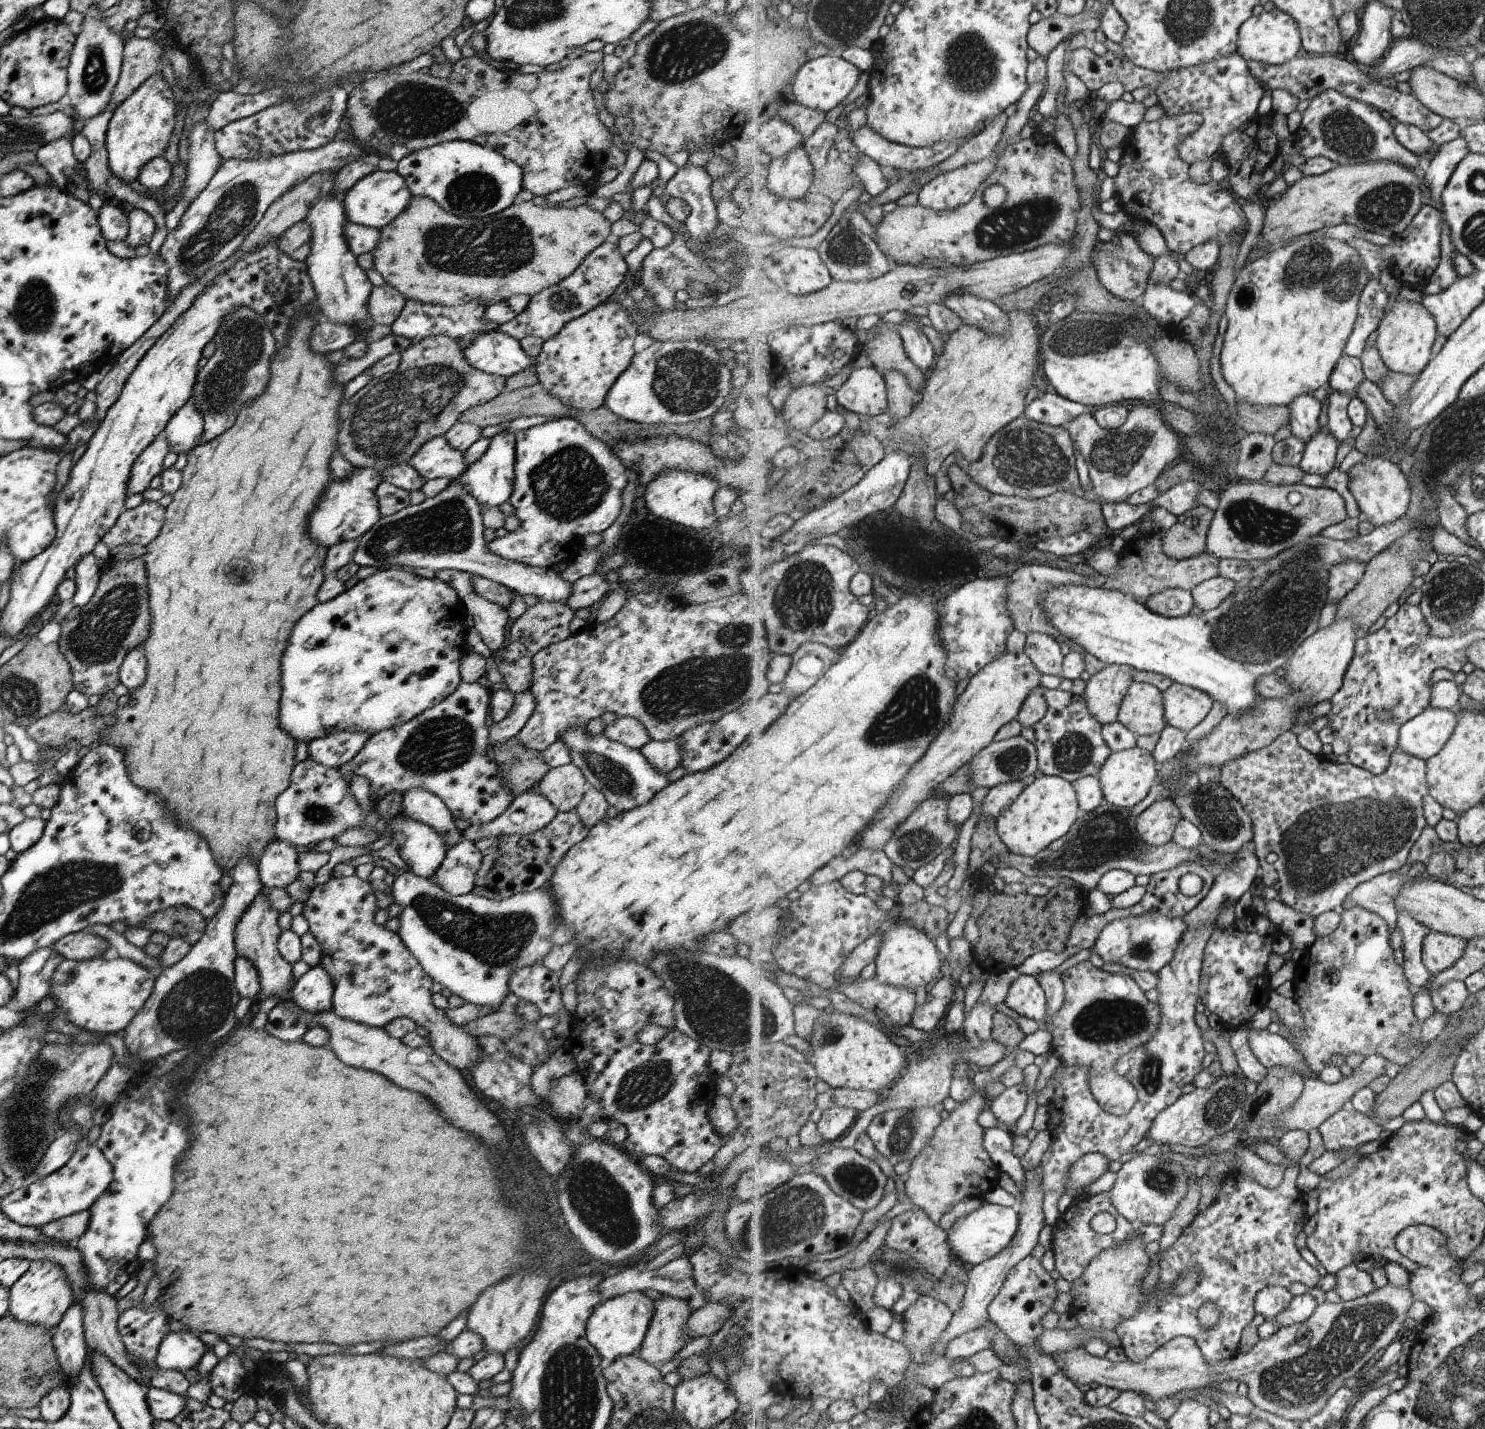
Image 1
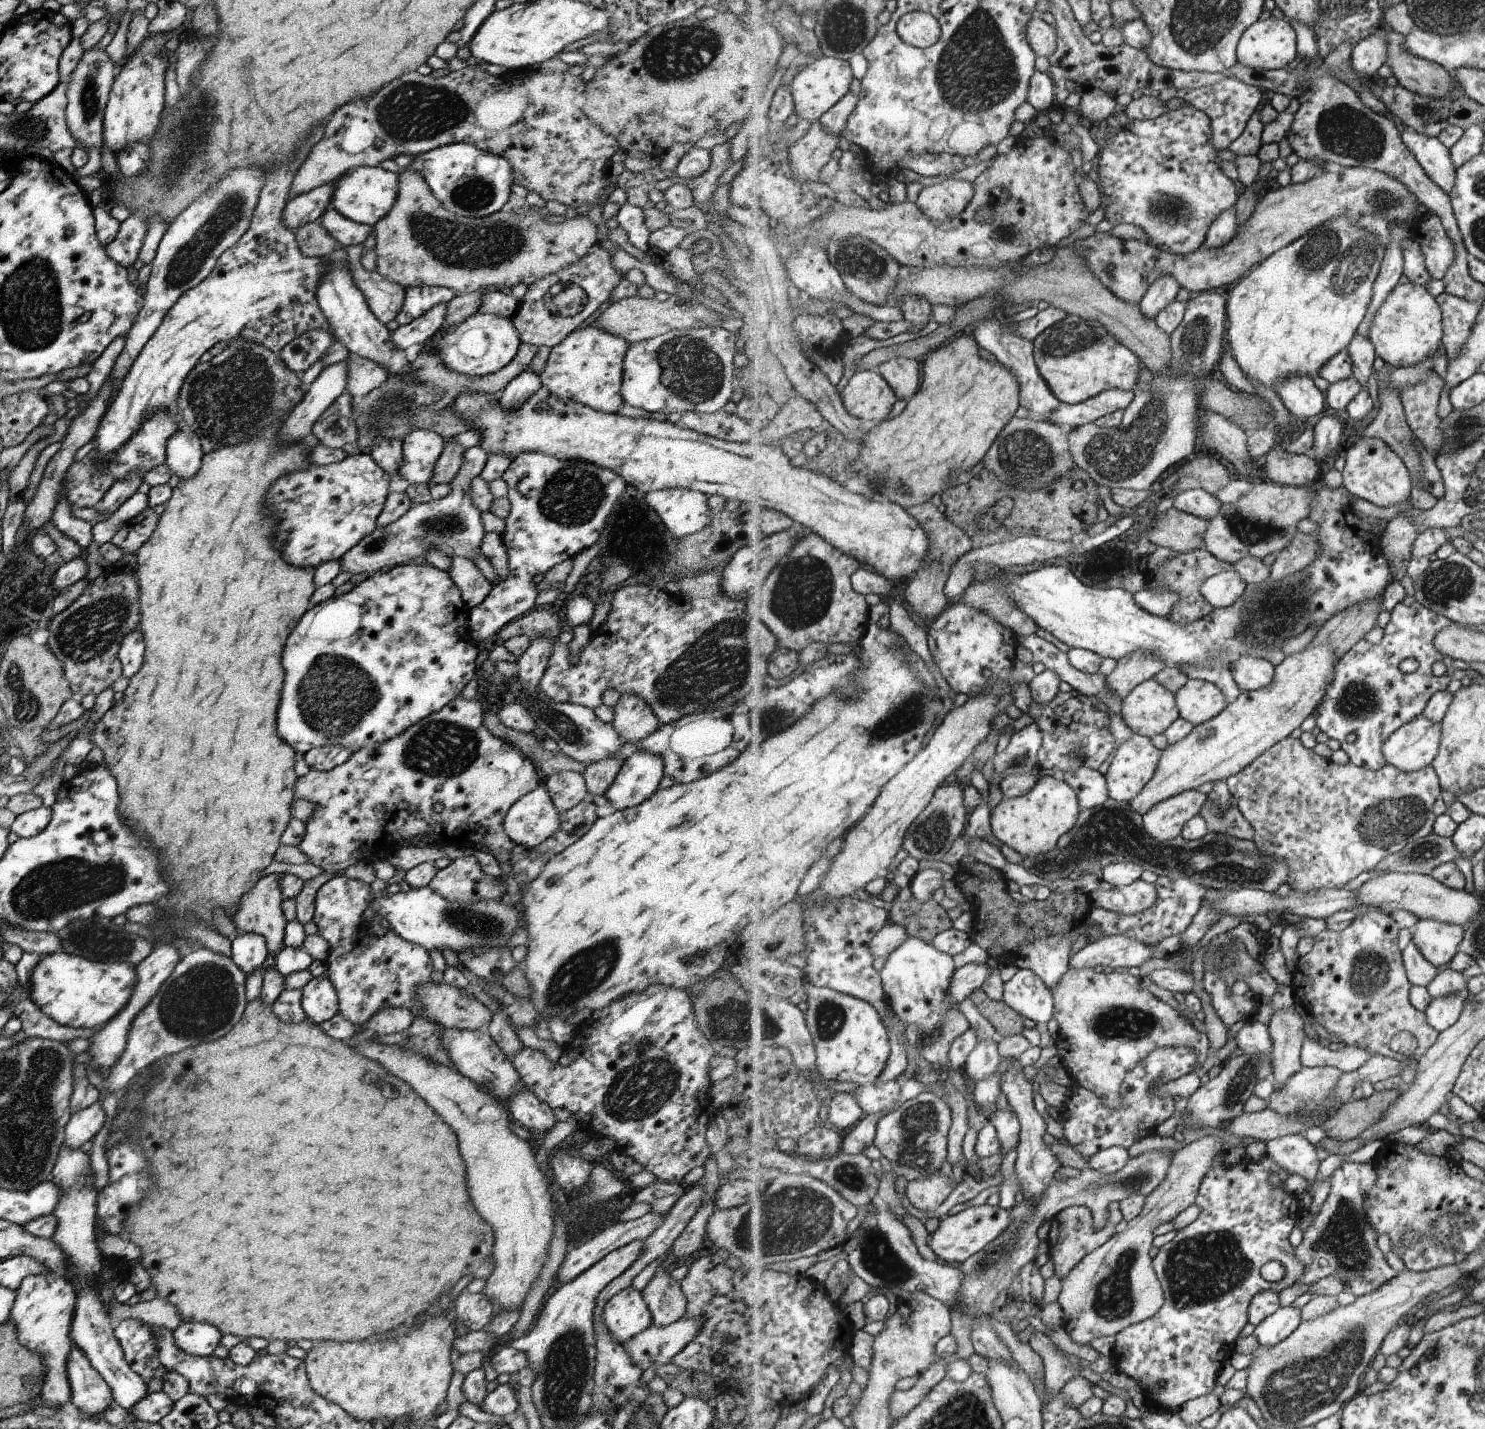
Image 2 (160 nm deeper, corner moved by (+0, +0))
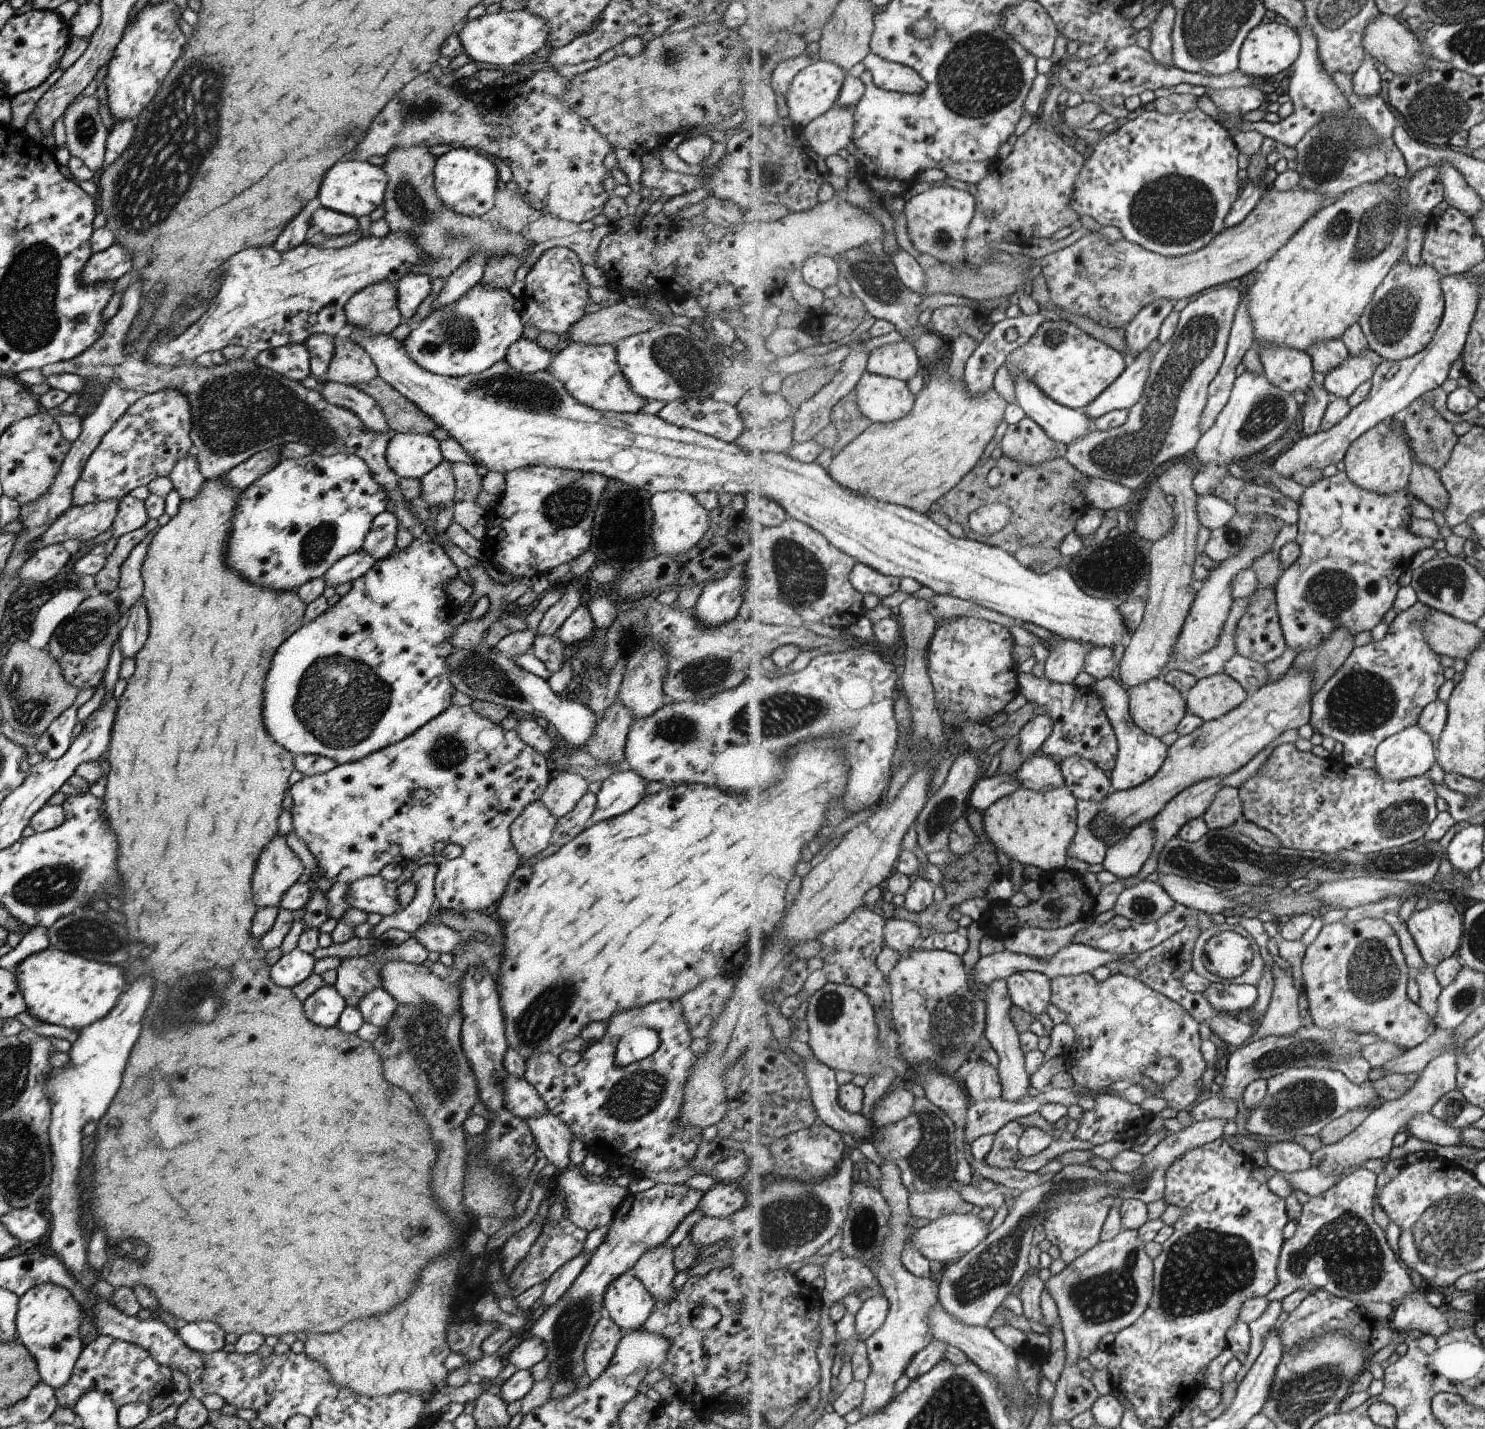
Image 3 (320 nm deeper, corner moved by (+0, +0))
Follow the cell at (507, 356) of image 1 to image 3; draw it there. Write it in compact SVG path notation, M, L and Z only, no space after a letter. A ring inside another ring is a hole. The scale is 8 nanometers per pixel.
M481 283L471 286L453 304L441 306L433 312L429 312L417 328L413 328L409 335L402 341L403 348L419 368L431 372L431 374L447 377L461 377L467 374L478 374L491 368L495 362L504 360L507 348L517 342L522 336L523 326L518 313L513 308L514 298L508 290L493 290L489 286L481 286Z

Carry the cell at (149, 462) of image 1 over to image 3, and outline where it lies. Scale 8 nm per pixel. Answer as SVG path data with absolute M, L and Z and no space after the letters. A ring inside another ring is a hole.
M111 498L84 506L70 507L51 522L49 528L39 536L39 540L31 542L31 550L34 553L48 545L62 544L68 539L79 542L92 540L111 527L118 506L119 499Z

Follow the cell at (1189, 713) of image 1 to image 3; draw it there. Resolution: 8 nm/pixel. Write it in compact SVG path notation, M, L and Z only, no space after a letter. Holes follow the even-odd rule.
M1226 673L1200 679L1189 692L1188 712L1204 721L1215 721L1247 701L1247 690Z

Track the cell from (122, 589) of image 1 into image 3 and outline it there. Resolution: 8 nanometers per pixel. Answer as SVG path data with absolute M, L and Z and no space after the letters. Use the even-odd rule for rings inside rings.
M93 591L79 602L71 617L63 618L59 622L45 649L59 664L63 678L75 689L95 690L102 683L111 646L117 642L124 623L125 619L119 612L115 596L107 592Z

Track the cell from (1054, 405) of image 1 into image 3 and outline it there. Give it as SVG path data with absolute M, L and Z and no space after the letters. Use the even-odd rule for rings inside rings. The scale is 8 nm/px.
M1146 349L1135 360L1130 360L1122 377L1084 408L1088 418L1097 420L1118 409L1134 408L1145 394L1154 354L1152 350Z

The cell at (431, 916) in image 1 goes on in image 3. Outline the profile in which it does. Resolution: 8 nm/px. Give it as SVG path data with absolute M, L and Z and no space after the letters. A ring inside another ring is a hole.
M370 875L347 886L347 904L352 908L369 913L379 914L381 917L399 912L395 882L387 882L379 875Z

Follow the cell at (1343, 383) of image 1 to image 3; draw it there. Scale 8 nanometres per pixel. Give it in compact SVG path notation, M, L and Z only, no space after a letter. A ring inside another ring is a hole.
M1342 339L1319 342L1317 346L1311 346L1311 350L1307 350L1307 353L1313 360L1314 370L1323 376L1327 376L1331 370L1341 366L1350 356Z

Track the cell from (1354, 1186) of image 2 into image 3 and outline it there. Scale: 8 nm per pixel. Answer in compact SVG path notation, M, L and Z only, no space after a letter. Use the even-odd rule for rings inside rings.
M1360 1169L1345 1177L1337 1186L1323 1192L1321 1196L1311 1197L1302 1210L1296 1233L1286 1240L1279 1262L1279 1284L1267 1294L1267 1300L1284 1300L1299 1290L1308 1294L1318 1291L1331 1292L1339 1298L1361 1302L1380 1302L1397 1305L1416 1292L1416 1276L1406 1268L1393 1248L1389 1246L1385 1232L1373 1216L1373 1200L1377 1194L1377 1174L1368 1169Z

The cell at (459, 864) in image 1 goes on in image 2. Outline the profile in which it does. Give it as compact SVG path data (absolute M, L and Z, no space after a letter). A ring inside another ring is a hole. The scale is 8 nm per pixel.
M458 695L441 710L421 718L401 734L379 745L359 748L340 766L329 771L311 769L305 776L296 778L293 799L303 798L315 806L315 814L311 814L311 820L305 822L303 838L298 845L299 850L307 856L307 861L333 878L337 874L343 875L345 868L361 862L361 858L365 862L371 858L375 861L387 860L394 852L385 851L386 848L409 847L409 842L419 838L419 834L428 834L428 838L437 845L446 843L447 836L447 840L465 855L436 870L428 885L431 890L457 904L473 900L501 900L501 886L493 876L481 872L471 852L478 851L482 846L485 850L491 850L499 862L510 860L509 850L514 849L515 845L503 834L501 822L511 804L538 788L540 776L531 766L529 758L519 752L519 748L501 742L487 732L482 722L483 716L484 708L477 700Z

